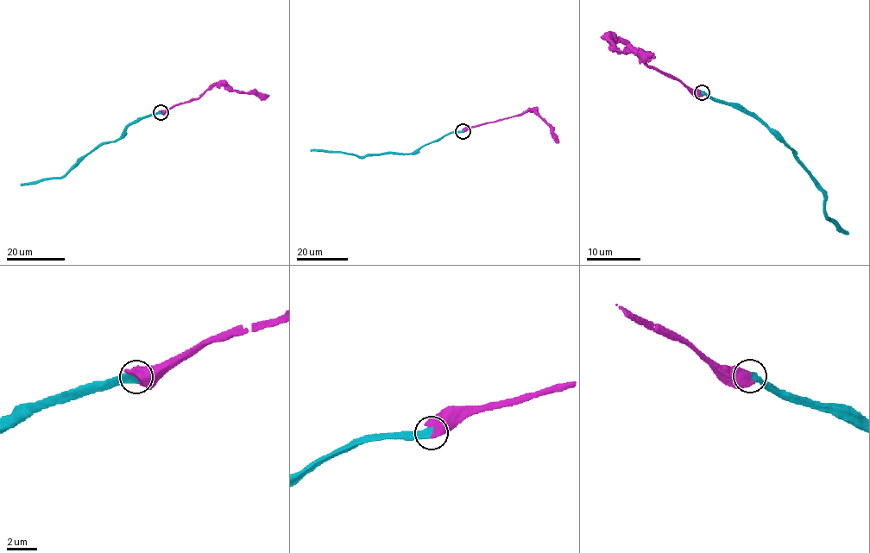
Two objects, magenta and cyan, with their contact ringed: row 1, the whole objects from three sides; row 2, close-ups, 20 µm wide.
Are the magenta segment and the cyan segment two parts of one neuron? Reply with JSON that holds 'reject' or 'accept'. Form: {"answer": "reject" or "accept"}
{"answer": "accept"}

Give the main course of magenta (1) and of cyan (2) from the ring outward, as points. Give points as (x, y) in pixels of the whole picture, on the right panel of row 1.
1: (702, 93), (647, 66), (634, 51), (620, 41), (608, 40), (612, 40), (621, 52), (648, 51), (653, 56)
2: (702, 93), (734, 105), (794, 149), (802, 166), (822, 192), (825, 217), (835, 220), (847, 234)

